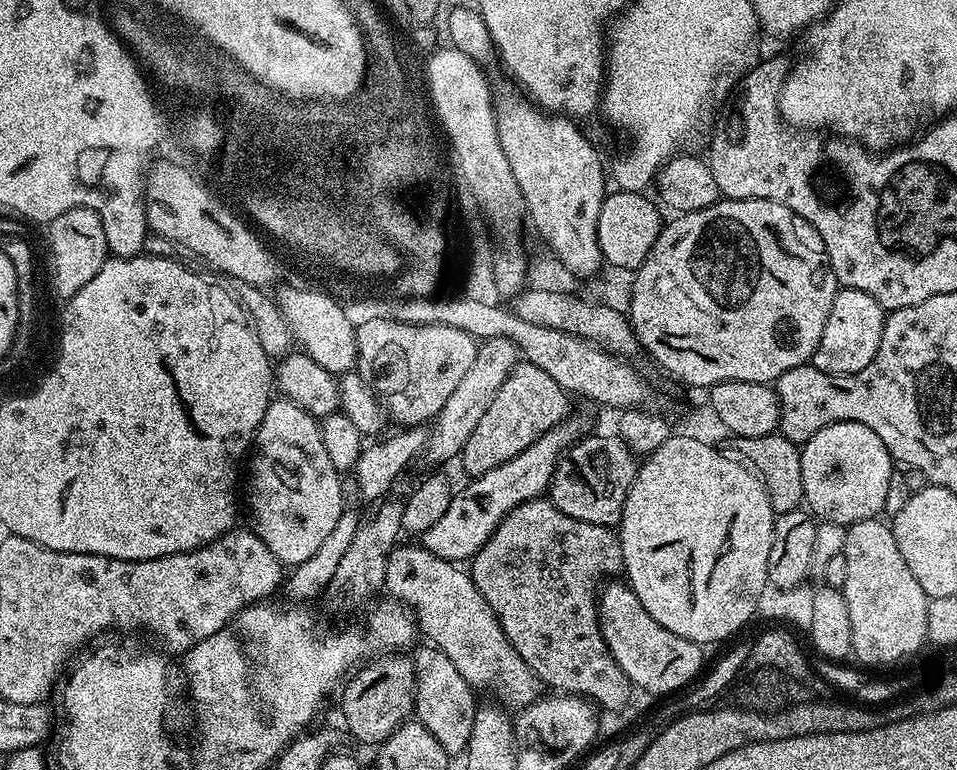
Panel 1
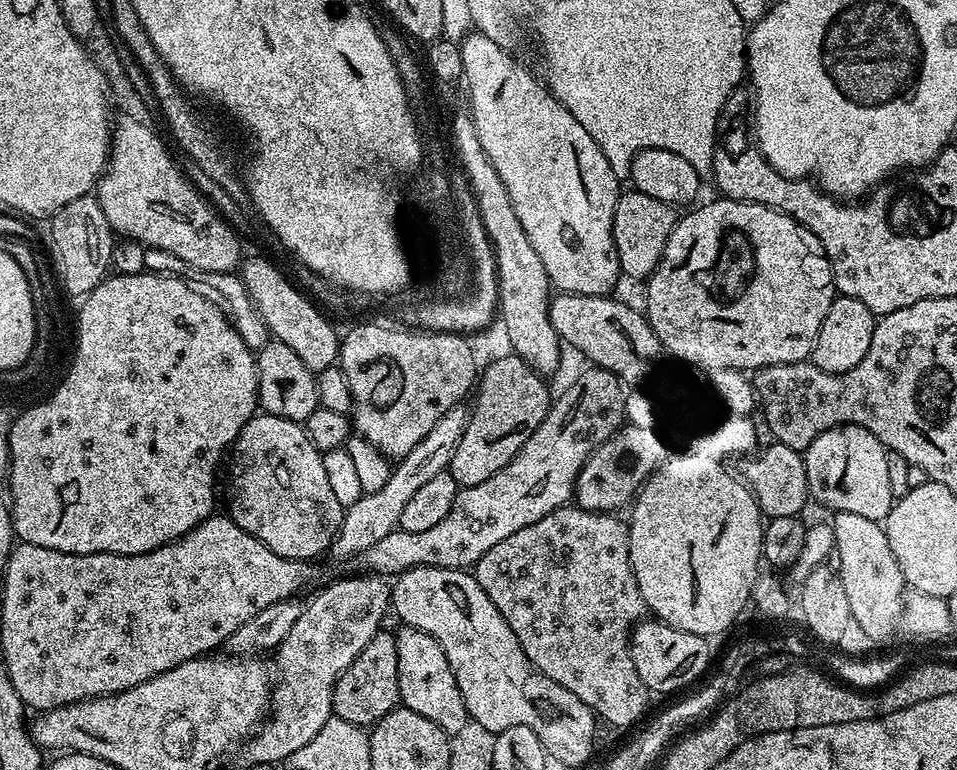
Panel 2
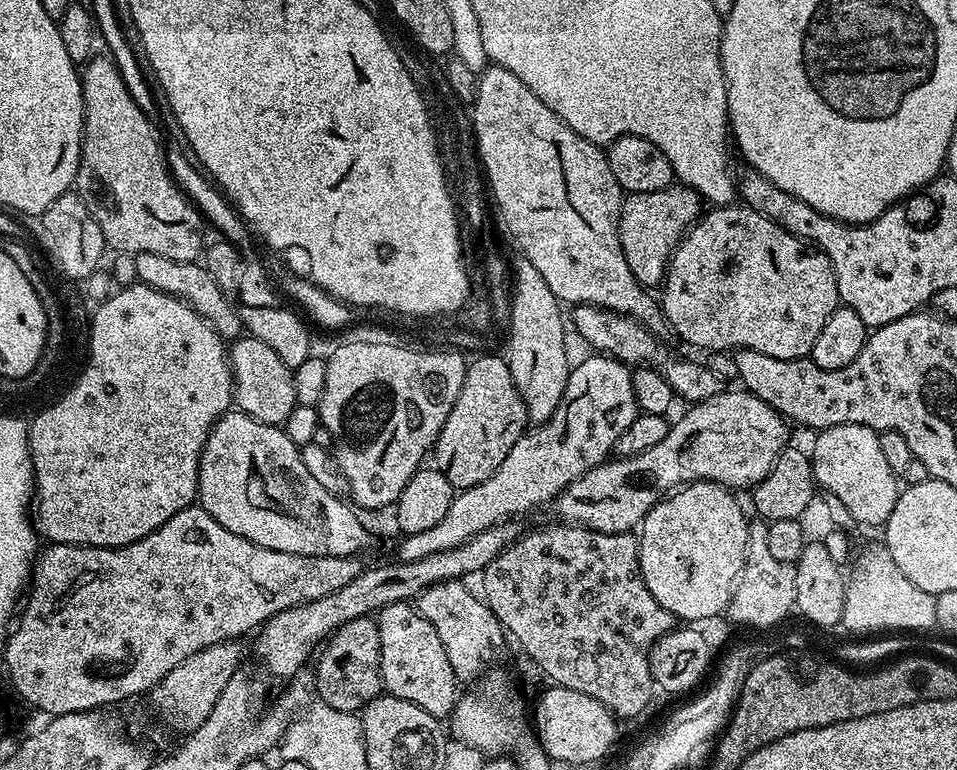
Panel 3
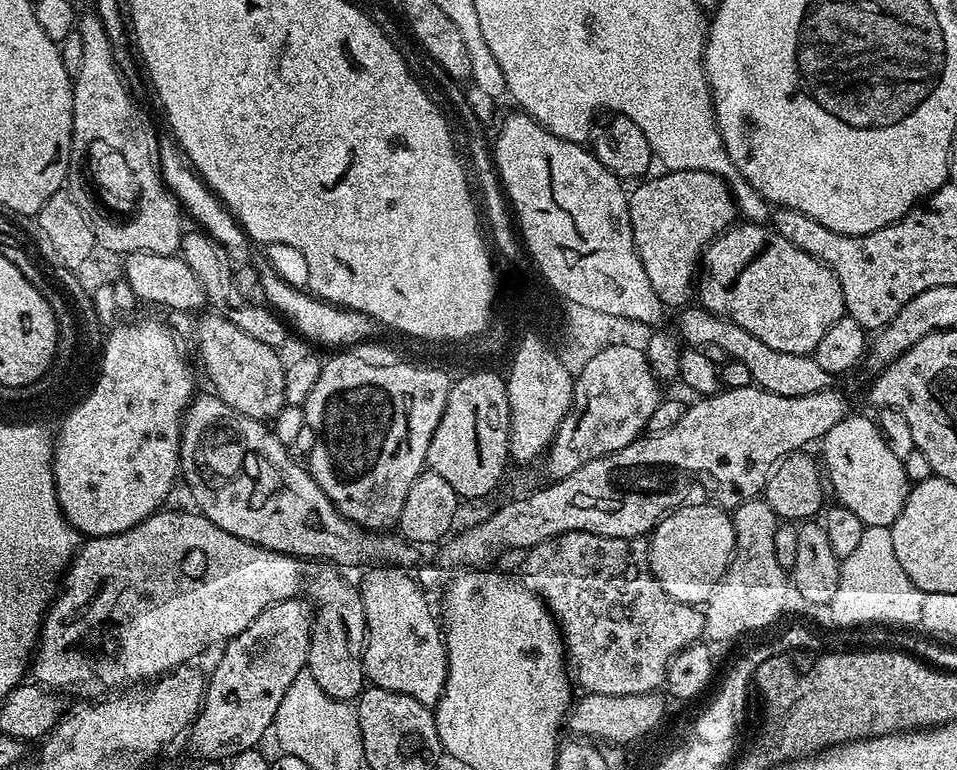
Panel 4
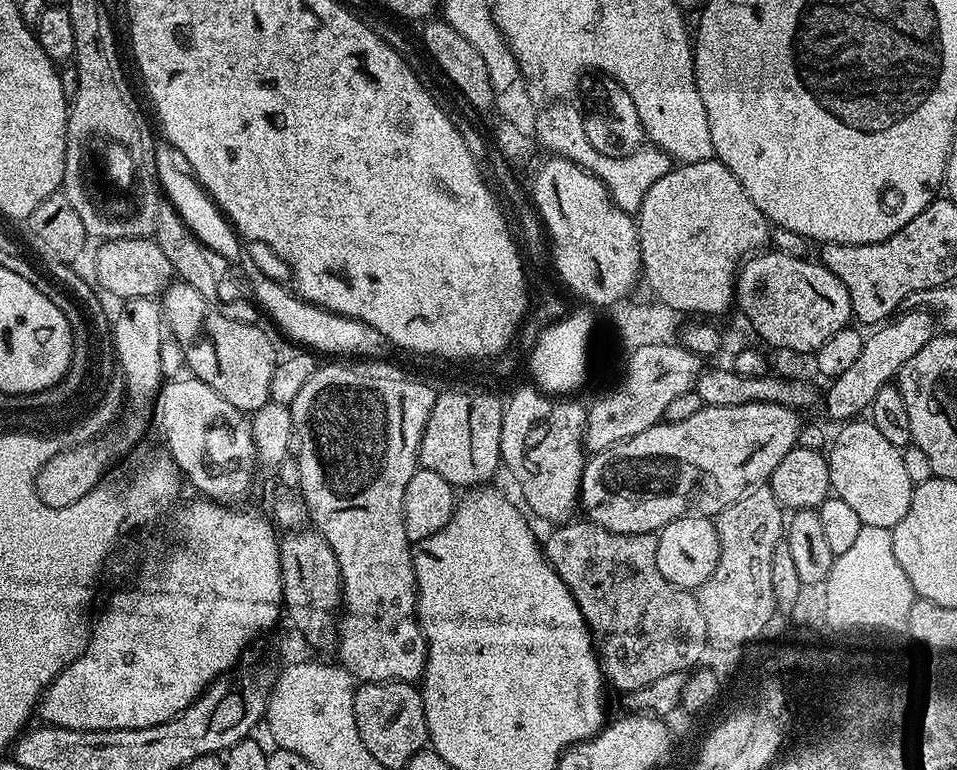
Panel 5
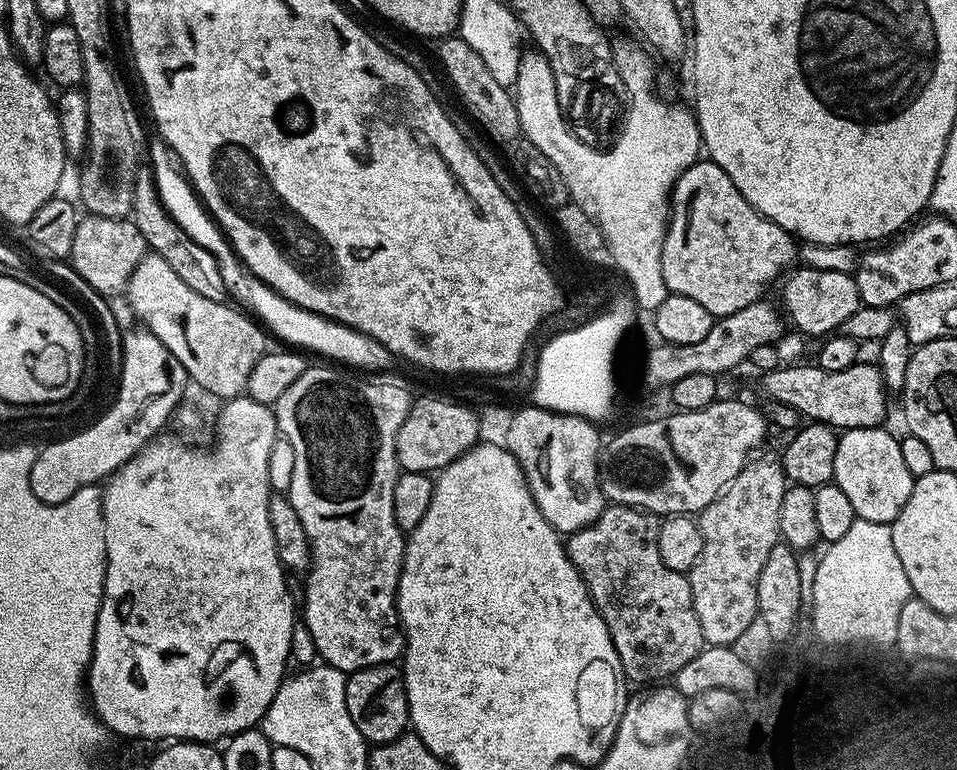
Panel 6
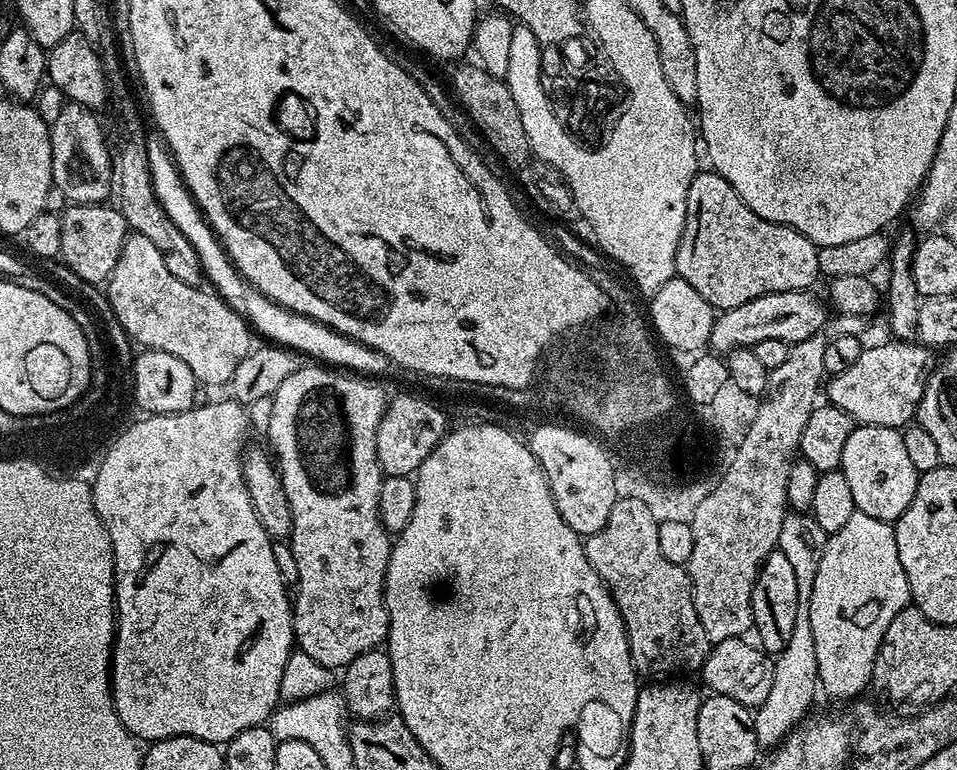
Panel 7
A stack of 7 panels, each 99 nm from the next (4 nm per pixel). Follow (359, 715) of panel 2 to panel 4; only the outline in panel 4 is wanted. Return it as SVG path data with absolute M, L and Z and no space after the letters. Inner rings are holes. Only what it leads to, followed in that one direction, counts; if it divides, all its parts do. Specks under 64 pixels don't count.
M320 567L313 576L311 573L306 584L307 595L314 605L306 671L312 675L314 682L318 682L318 686L322 686L322 690L326 690L326 694L330 694L330 698L352 702L366 687L364 641L368 639L368 627L364 603L357 585L352 585L339 567Z

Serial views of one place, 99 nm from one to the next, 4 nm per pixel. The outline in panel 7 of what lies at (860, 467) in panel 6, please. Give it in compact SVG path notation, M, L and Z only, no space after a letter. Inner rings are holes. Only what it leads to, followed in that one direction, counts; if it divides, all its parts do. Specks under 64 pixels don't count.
M873 424L857 426L850 434L850 438L846 438L846 450L842 450L839 471L844 473L846 483L850 485L850 494L854 494L856 511L870 514L870 518L895 522L900 519L900 515L906 510L906 506L910 506L914 498L918 473L906 455L906 446L902 443L902 431L900 430L879 428Z

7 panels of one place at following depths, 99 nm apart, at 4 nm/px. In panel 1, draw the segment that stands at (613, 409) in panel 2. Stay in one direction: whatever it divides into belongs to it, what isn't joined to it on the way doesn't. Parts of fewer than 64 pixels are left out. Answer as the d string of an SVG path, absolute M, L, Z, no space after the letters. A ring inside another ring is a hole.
M576 414L569 415L558 426L544 432L542 438L530 442L530 446L526 446L522 454L510 458L510 462L502 462L502 466L469 479L469 484L453 495L442 519L422 533L423 548L443 560L471 561L476 551L488 541L490 534L494 534L496 527L510 514L510 510L522 506L527 500L541 499L551 489L558 461L585 432L583 418Z

